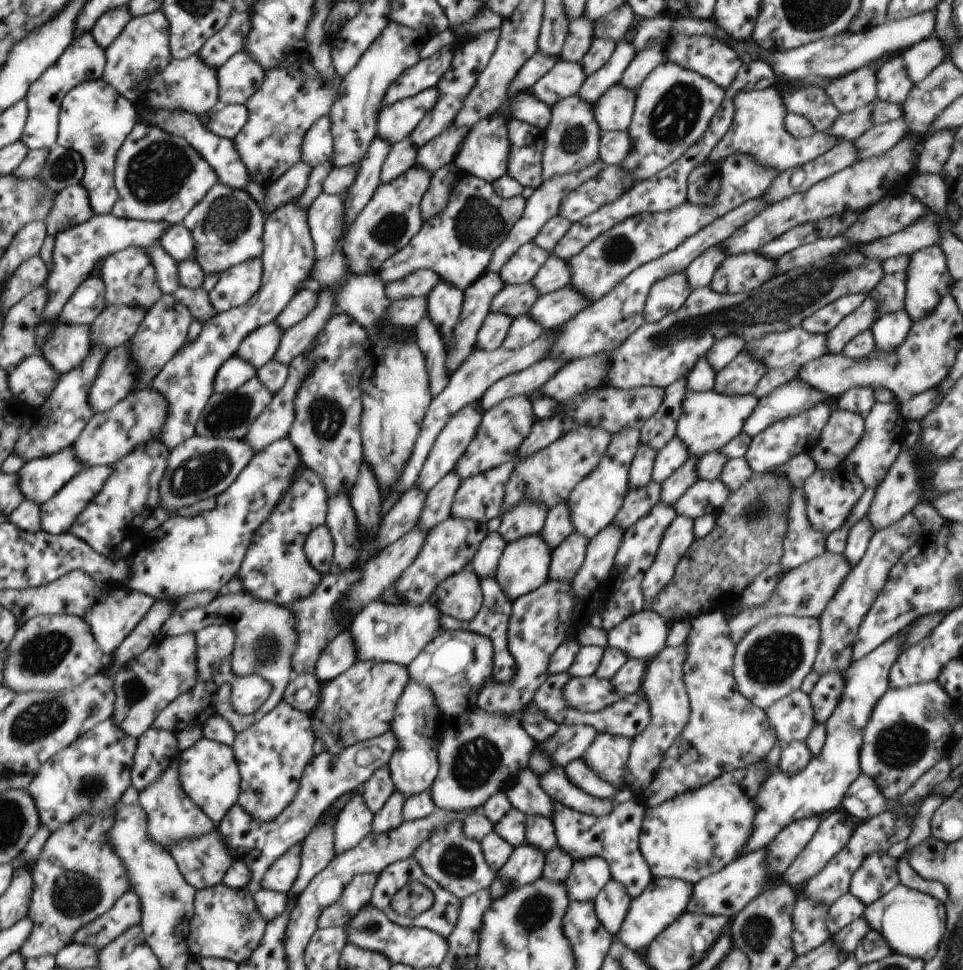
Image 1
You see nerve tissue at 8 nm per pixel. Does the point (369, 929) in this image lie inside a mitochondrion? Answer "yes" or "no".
yes

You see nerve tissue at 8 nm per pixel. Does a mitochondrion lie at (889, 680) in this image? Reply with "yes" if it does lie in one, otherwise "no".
no

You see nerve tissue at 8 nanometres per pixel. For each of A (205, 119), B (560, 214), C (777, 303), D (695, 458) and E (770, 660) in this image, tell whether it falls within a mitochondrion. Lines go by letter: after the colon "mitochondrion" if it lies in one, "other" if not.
A: other
B: other
C: mitochondrion
D: other
E: mitochondrion

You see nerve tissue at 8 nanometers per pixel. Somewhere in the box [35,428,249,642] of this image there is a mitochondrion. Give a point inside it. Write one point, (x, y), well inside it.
(205, 470)

